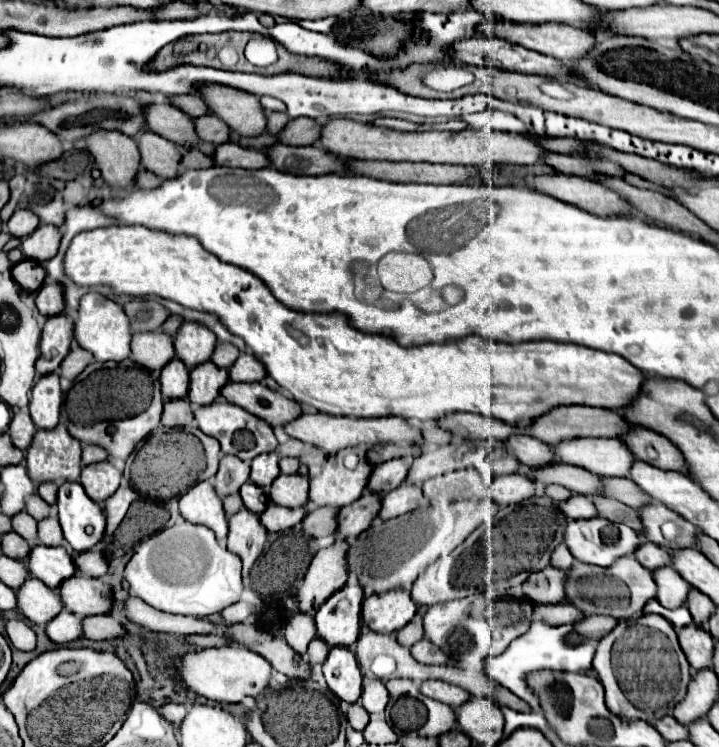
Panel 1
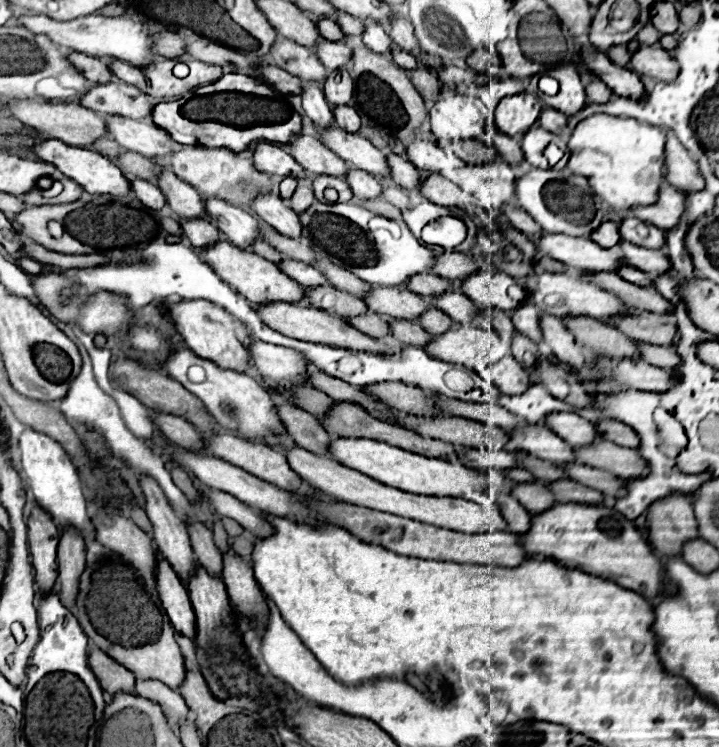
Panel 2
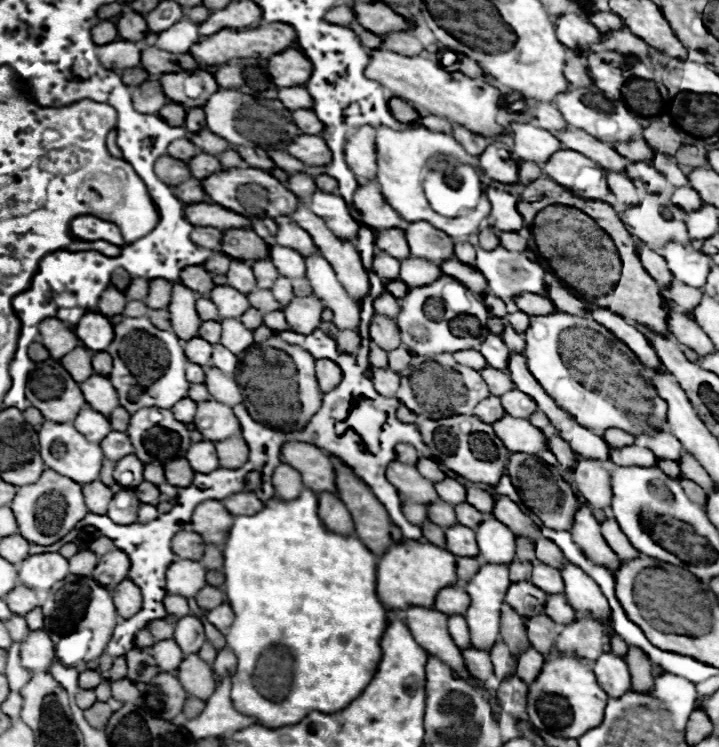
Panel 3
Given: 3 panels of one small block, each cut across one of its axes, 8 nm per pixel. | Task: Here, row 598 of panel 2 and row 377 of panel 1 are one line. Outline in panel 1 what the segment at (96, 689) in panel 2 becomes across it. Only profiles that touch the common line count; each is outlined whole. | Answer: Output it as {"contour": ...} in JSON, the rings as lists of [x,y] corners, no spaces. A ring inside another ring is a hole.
{"contour":[[[46,374],[38,380],[38,384],[30,392],[30,416],[38,428],[54,428],[60,418],[62,406],[62,390],[58,382],[58,374]]]}

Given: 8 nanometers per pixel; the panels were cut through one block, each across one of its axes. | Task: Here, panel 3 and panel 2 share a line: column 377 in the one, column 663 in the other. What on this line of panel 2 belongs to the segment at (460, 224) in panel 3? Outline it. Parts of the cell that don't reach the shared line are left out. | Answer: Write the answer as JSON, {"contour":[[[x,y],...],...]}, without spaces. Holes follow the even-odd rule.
{"contour":[[[592,114],[578,122],[568,148],[568,168],[588,178],[594,194],[598,194],[612,210],[630,210],[632,206],[654,204],[658,188],[664,182],[664,130],[640,124],[634,118],[618,118],[610,114]]]}

